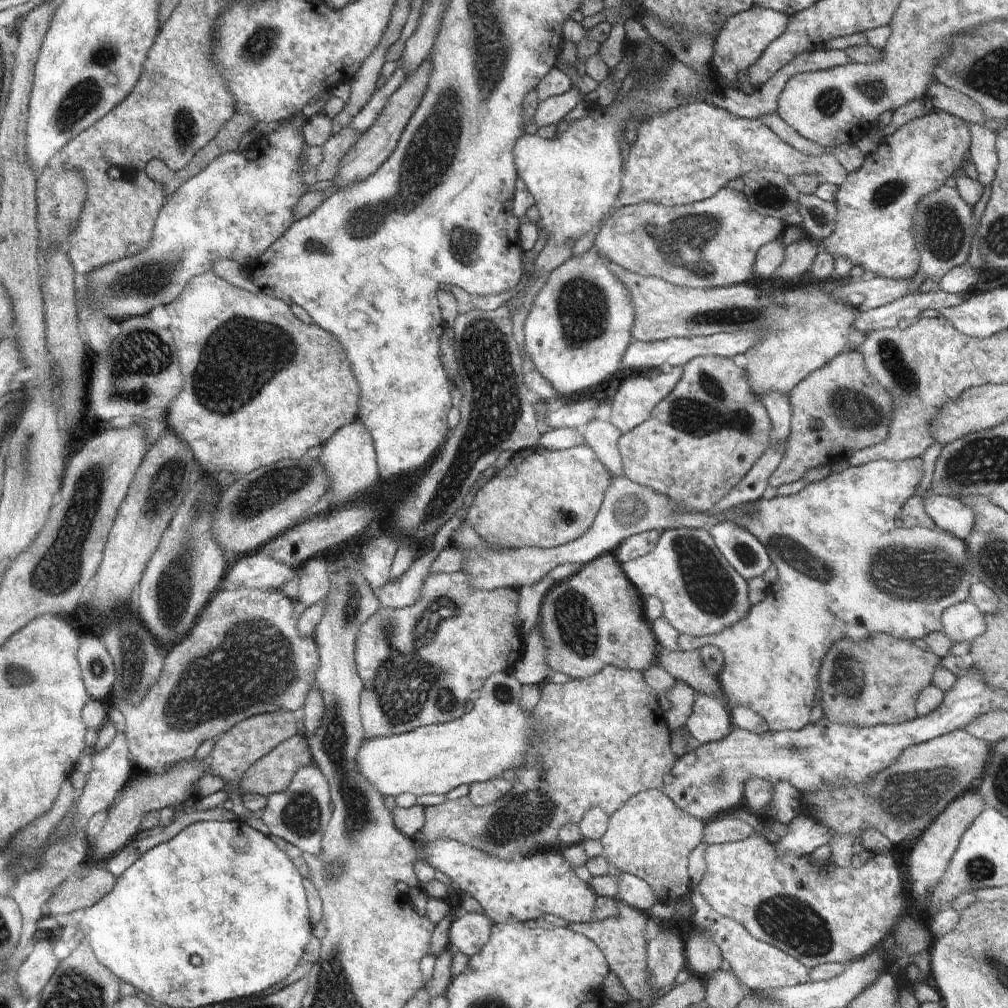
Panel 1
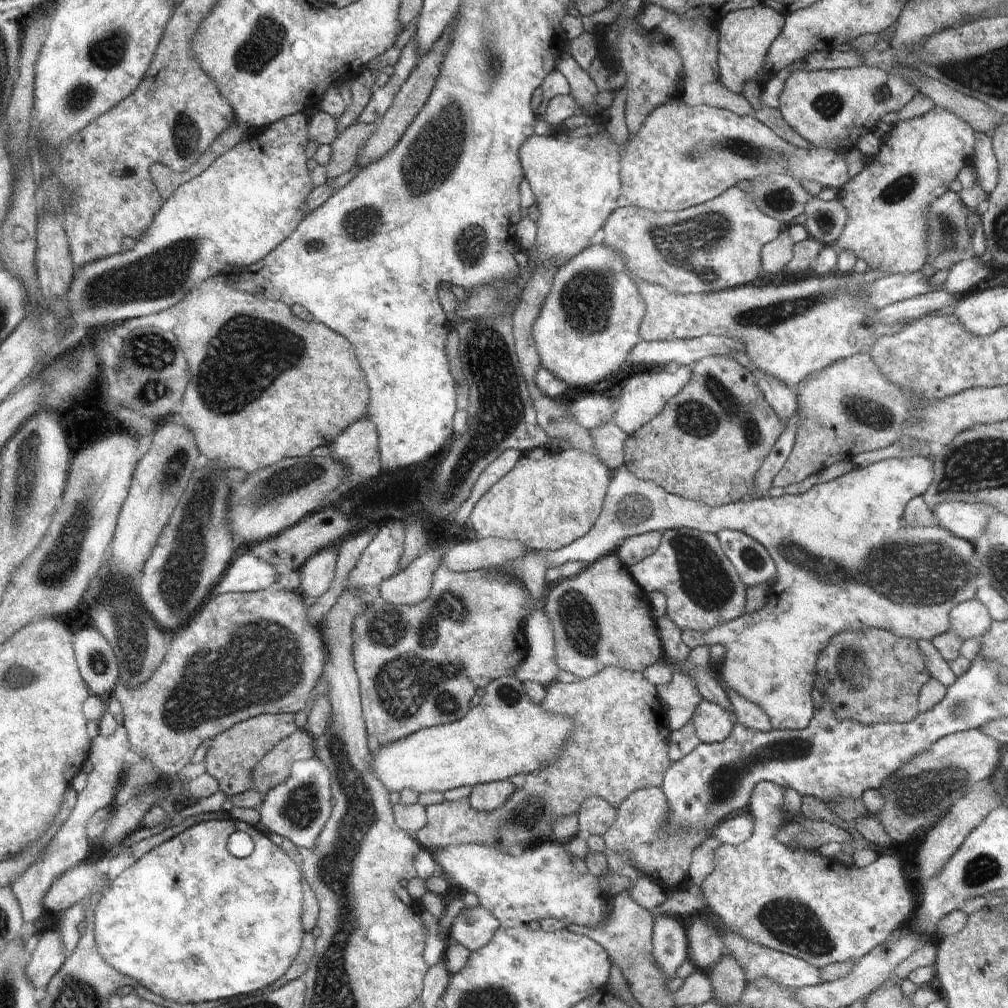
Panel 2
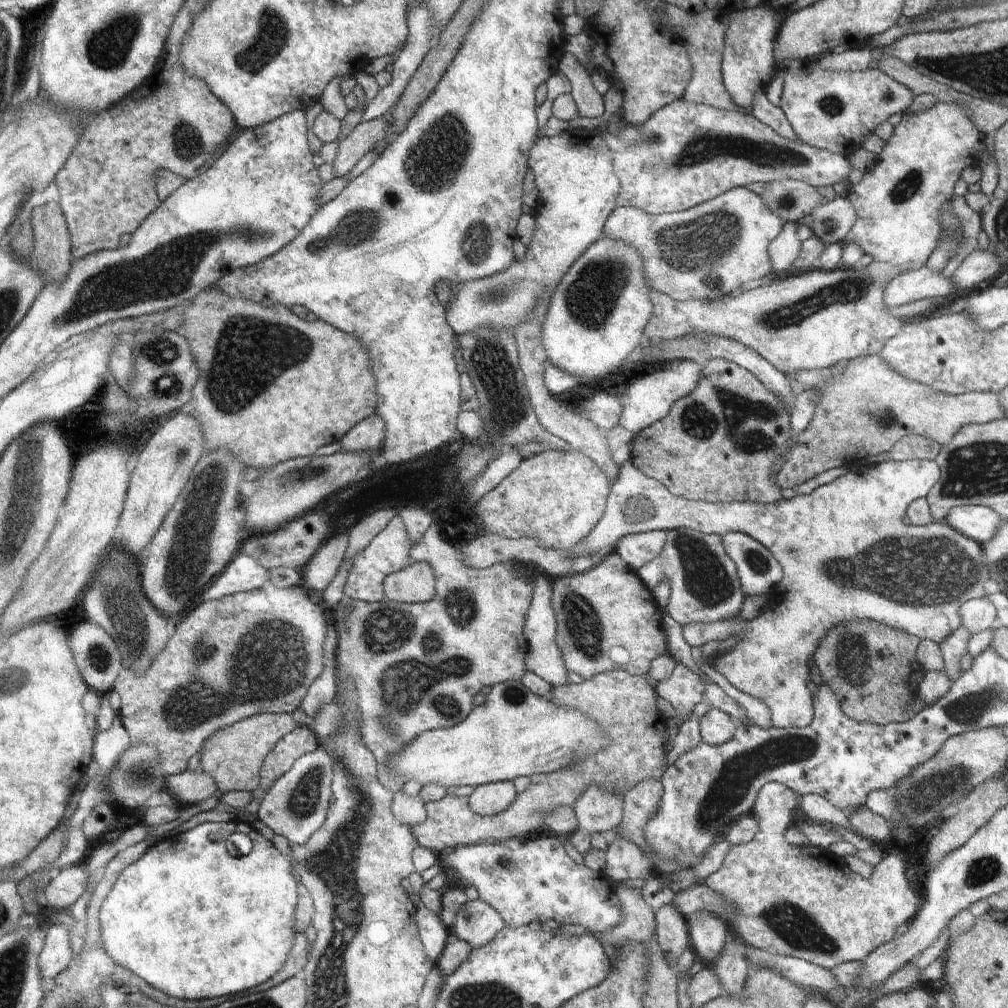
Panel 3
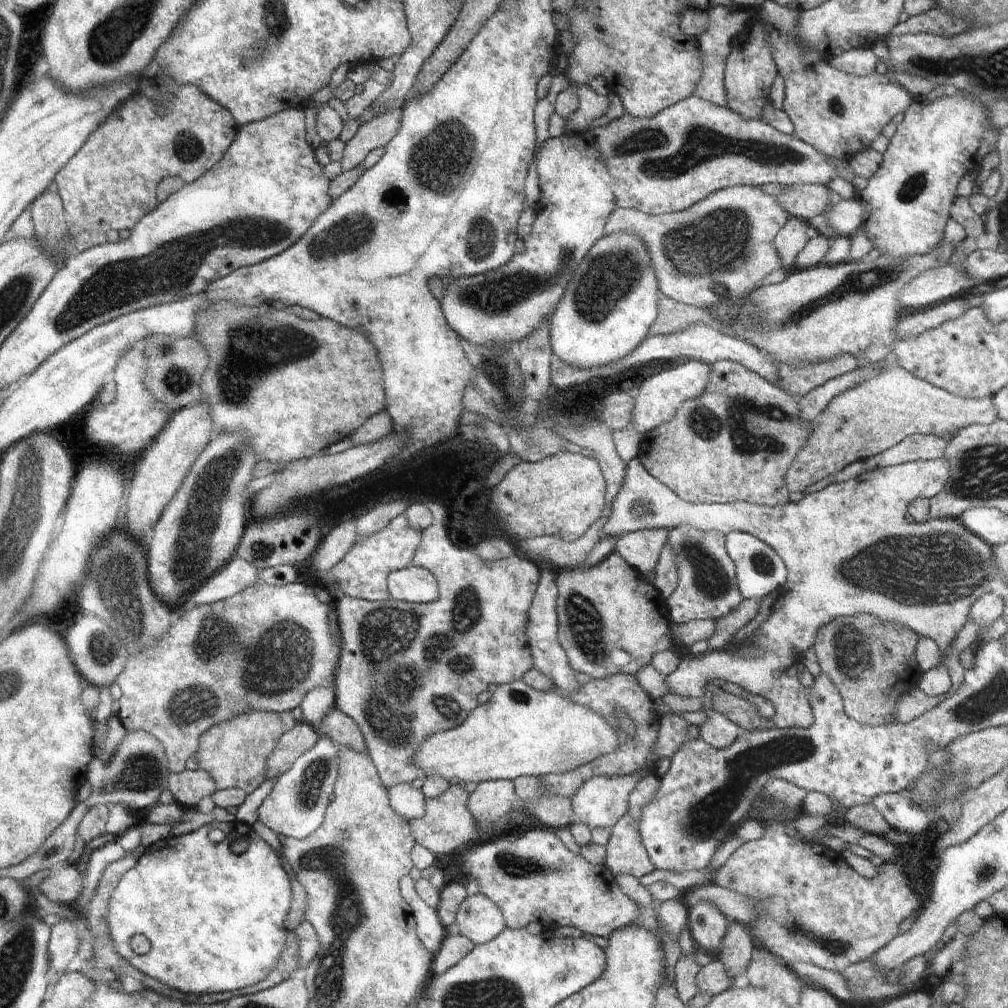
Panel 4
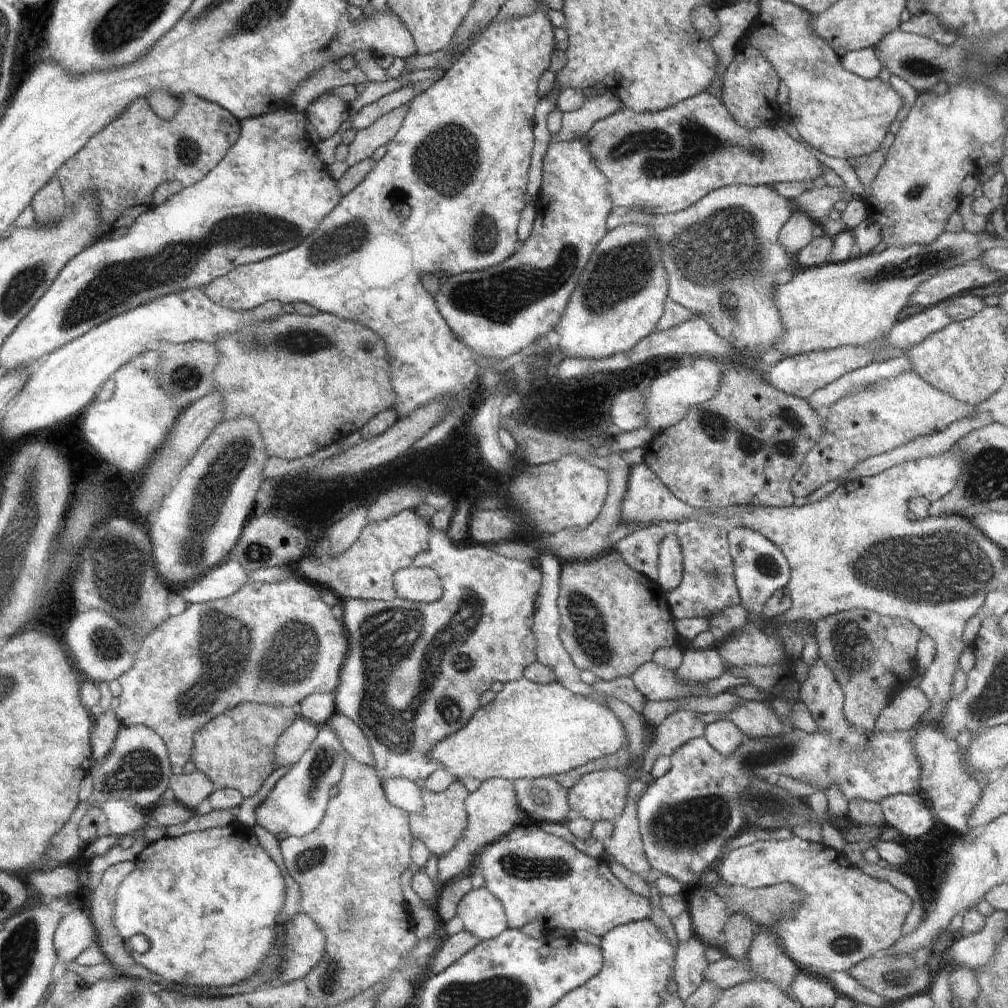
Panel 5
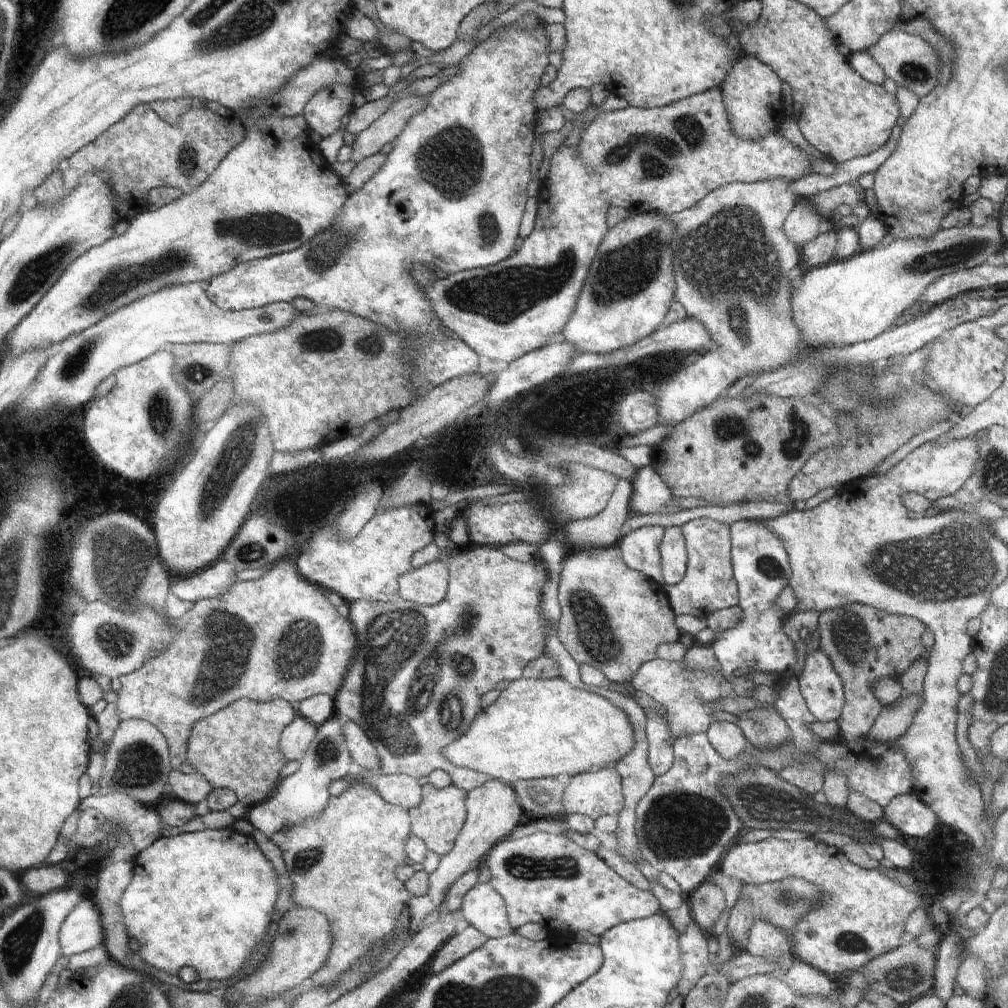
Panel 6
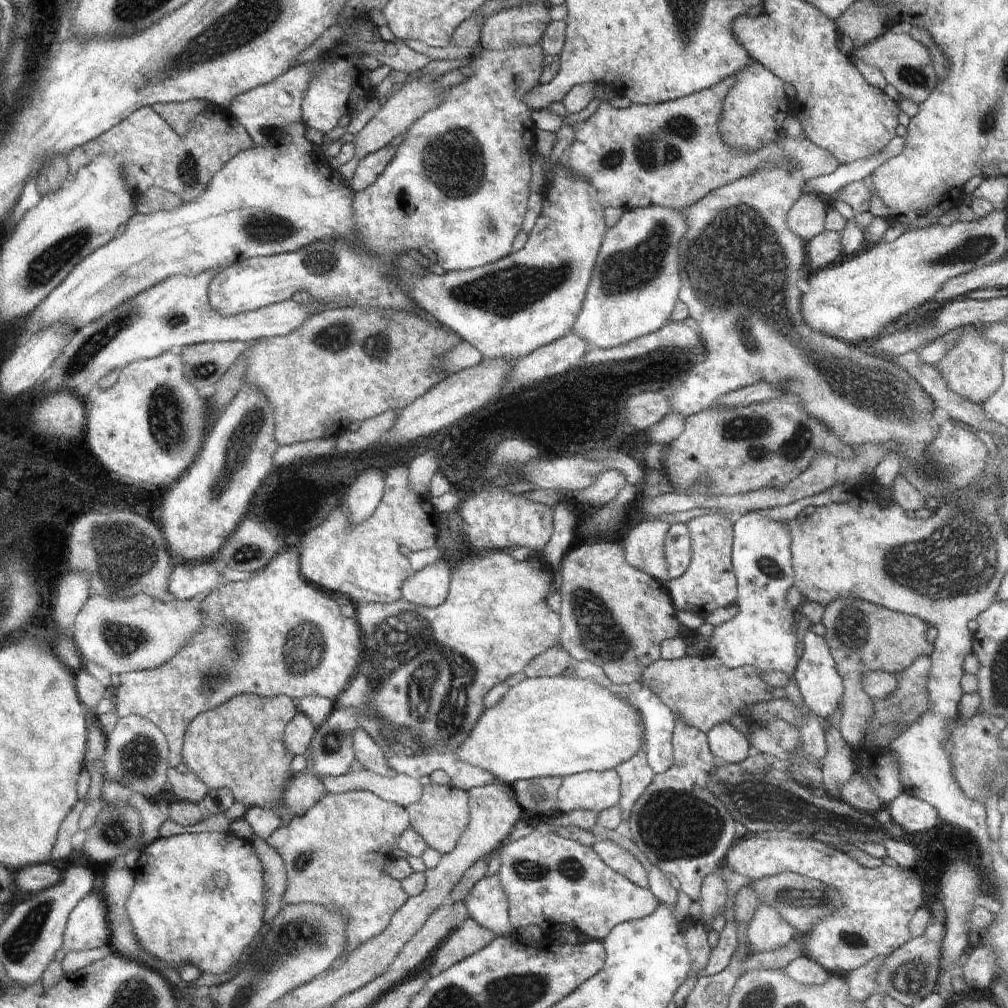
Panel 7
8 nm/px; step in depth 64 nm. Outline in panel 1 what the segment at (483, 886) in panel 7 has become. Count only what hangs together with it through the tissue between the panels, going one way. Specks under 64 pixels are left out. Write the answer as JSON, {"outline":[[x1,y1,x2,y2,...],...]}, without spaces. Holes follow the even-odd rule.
{"outline":[[467,912,458,916,449,928,449,946,470,957,488,942,494,925,485,913]]}

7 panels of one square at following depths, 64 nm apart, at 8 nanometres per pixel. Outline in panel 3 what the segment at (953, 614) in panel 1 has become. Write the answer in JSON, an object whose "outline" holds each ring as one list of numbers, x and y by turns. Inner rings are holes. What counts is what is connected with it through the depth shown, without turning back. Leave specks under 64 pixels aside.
{"outline":[[985,595,984,597,964,602,960,606,960,610,958,610,958,616,960,616,962,626,971,635,975,635,976,633,990,630,990,628,997,625,998,612,996,612,996,606]]}

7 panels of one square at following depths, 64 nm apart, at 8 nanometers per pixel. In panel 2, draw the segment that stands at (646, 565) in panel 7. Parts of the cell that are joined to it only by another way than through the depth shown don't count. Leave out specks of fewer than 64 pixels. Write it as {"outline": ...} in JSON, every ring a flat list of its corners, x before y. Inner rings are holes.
{"outline":[[654,531,624,538,615,553,626,567,634,566,658,550,662,533,662,531]]}

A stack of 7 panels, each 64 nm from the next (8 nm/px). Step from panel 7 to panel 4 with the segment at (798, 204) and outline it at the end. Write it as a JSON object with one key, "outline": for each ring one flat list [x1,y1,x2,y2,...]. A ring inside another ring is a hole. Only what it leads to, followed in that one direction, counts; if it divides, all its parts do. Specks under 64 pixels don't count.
{"outline":[[789,217,782,230,776,234,776,238,774,238,772,244,774,244,774,248,776,248,776,252,778,252,784,268,792,269,796,257,806,246,809,239,806,236,806,230,808,230,809,226,806,221,800,220,800,218]]}

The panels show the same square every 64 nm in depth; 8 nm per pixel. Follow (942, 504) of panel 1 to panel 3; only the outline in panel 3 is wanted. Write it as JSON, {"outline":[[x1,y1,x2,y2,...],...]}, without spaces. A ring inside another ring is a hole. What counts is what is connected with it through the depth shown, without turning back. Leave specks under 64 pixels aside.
{"outline":[[982,505,956,506,948,512,946,521,956,532,981,543,992,540,998,534,1002,516]]}

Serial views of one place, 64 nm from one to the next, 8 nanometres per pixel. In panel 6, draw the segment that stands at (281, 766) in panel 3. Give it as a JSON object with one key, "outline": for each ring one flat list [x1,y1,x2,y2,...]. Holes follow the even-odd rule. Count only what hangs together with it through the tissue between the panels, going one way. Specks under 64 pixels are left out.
{"outline":[[298,714,282,731,280,737,280,752,284,754,287,761,301,761,314,738,318,727,312,724,307,718]]}

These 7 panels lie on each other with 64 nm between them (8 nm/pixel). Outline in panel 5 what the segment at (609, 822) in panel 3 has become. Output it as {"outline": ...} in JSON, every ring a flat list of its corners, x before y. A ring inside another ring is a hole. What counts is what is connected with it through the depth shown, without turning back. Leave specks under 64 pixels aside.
{"outline":[[683,708,669,714,658,725,658,734,653,738,644,755,640,774,651,774,651,767,656,758,671,757,676,752,676,748,682,746,684,742,703,736,705,728,706,722,694,710],[614,768,580,776,567,791,570,810,592,823,602,820,614,823,626,806,625,779,626,774]]}

